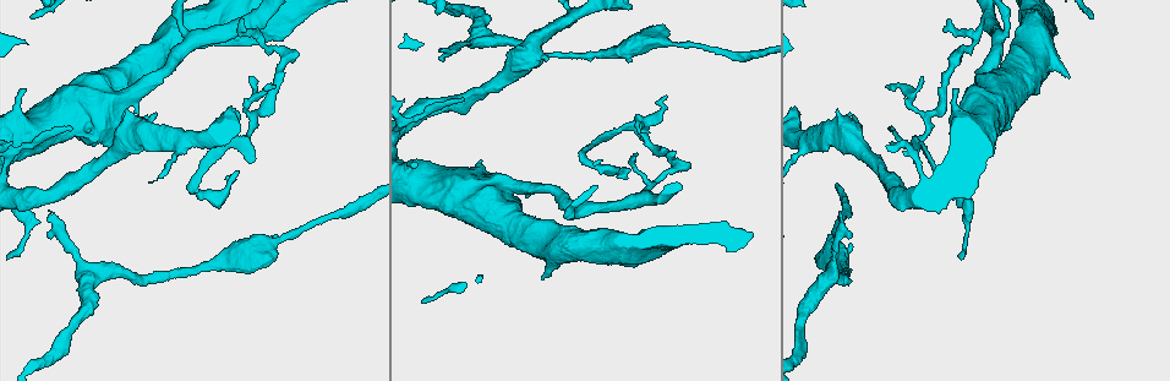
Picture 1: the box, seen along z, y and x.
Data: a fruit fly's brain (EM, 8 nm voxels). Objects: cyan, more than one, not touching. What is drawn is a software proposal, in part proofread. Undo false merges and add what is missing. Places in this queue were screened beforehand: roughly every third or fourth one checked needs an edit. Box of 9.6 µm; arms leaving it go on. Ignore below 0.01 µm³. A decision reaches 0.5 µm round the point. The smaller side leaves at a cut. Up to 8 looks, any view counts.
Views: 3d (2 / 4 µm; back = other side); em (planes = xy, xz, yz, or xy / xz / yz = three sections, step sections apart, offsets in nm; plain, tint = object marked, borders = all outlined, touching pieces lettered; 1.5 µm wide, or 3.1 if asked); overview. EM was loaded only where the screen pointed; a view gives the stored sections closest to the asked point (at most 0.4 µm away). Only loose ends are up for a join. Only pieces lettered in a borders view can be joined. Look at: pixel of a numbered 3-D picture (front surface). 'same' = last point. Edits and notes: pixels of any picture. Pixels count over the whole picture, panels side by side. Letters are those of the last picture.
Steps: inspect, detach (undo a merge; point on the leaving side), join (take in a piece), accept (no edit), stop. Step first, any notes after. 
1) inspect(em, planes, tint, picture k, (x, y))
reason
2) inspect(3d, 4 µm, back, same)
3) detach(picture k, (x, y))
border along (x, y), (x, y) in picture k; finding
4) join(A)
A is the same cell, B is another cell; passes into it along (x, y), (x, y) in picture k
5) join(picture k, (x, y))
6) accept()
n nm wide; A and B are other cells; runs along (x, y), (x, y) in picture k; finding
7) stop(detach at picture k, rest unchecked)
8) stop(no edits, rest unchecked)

inspect(em, planes, borders, picture 1, (665, 96))
thin end

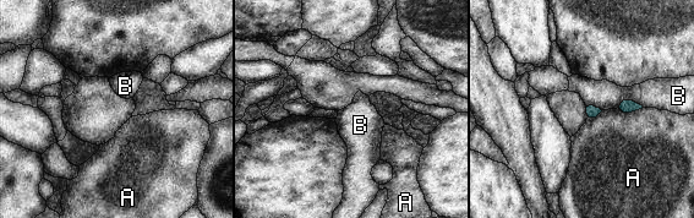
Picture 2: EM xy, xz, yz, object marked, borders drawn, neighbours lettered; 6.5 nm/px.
accept()
A and B are other cells; border along (618, 105), (634, 101), (643, 107) in picture 2; none of them fits

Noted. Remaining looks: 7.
inspect(em, yz, step 4, tint, picture 1, (987, 23))
thick turns thin

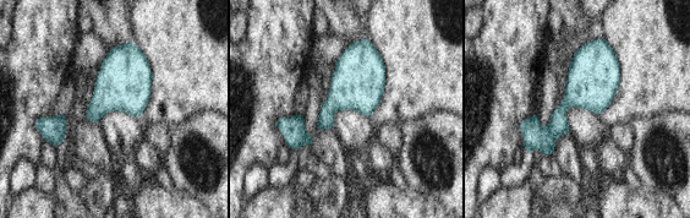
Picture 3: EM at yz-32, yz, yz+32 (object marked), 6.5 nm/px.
inspect(em, planes, borders, same)
cut it another way

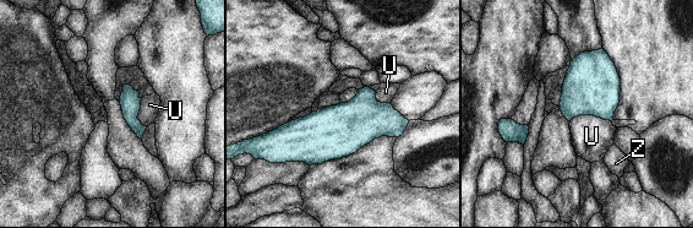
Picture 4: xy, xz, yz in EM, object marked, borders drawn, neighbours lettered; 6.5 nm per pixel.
accept()
U and Z are other cells; continuous, no second neuron

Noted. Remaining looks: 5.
inspect(3d, 2 µm, picture 1, (49, 211))
thin end

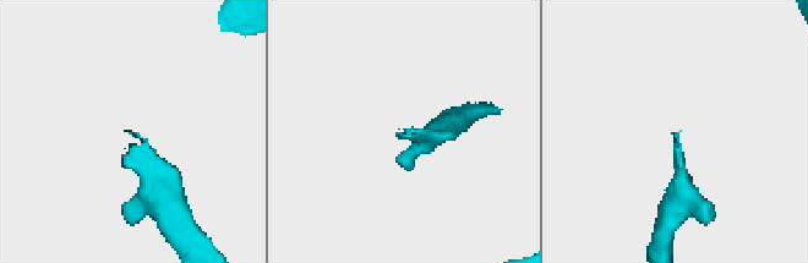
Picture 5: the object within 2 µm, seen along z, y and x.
inspect(em, planes, borders, picture 5, (678, 133))

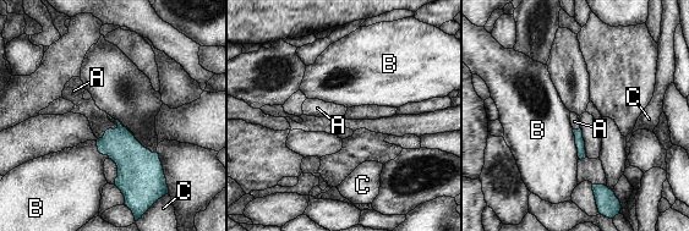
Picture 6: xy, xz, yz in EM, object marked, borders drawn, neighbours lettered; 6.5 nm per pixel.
join(A)
A is the same cell, B and C are other cells; passes into it along (131, 158), (107, 130), (98, 119) in picture 6; it goes on there

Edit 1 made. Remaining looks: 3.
stop(join at picture 6, rest unchecked)

